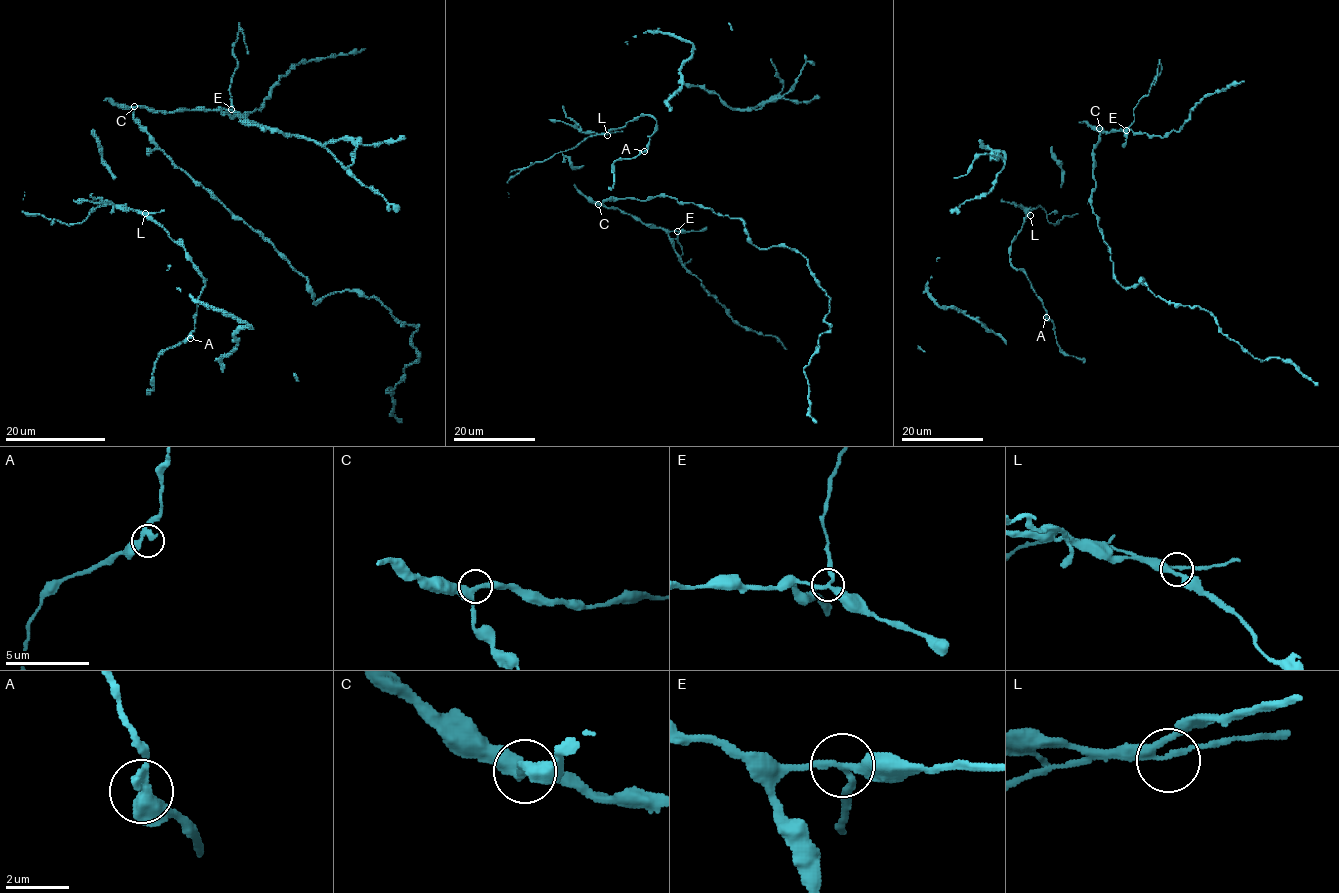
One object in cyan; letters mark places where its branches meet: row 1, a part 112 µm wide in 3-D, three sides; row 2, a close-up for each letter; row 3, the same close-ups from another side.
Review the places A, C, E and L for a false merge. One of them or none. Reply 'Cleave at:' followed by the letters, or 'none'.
Cleave at: E

